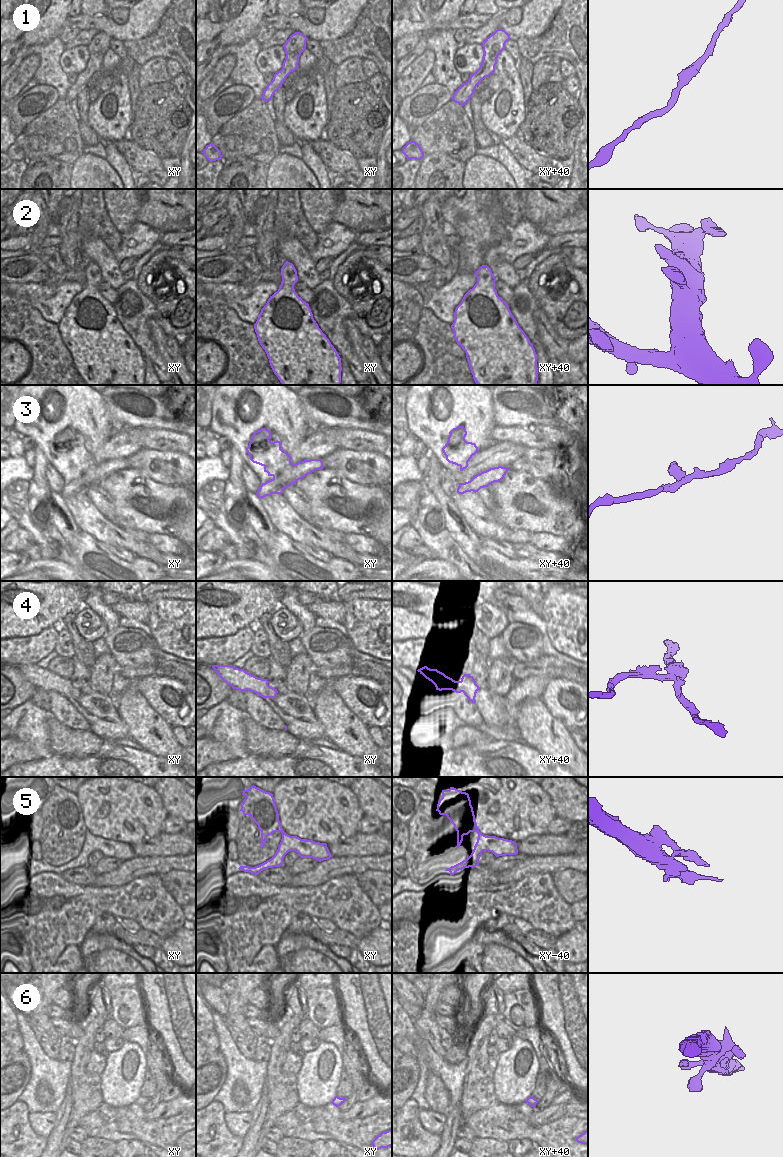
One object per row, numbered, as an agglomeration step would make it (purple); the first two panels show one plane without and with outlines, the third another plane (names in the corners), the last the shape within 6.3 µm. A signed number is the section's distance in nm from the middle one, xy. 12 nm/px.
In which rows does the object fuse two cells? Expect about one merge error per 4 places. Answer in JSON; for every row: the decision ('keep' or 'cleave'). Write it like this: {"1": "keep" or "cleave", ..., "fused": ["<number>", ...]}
{"1": "keep", "2": "keep", "3": "keep", "4": "cleave", "5": "keep", "6": "keep", "fused": ["4"]}

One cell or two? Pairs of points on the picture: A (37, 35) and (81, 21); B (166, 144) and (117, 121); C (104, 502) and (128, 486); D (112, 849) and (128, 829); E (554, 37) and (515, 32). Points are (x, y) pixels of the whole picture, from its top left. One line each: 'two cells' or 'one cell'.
A: two cells
B: two cells
C: two cells
D: one cell
E: two cells

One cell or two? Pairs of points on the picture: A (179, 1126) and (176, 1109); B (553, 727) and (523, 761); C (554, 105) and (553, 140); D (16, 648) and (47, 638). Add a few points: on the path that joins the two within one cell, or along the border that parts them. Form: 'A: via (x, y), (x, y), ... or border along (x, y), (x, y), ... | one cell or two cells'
A: border along (185, 1113), (167, 1118), (156, 1118), (154, 1120) | two cells
B: border along (528, 744), (537, 750) | two cells
C: via (553, 114), (553, 131) | one cell
D: via (24, 648), (39, 646) | one cell

